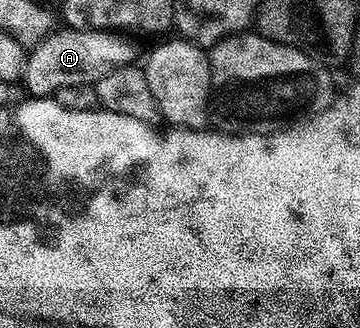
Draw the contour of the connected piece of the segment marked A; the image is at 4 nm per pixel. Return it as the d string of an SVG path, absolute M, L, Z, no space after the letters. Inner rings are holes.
M66 26L52 31L41 43L30 49L25 60L21 84L27 87L26 95L31 98L51 98L61 86L70 84L94 85L115 68L132 63L131 48L126 39L105 30L82 30Z

